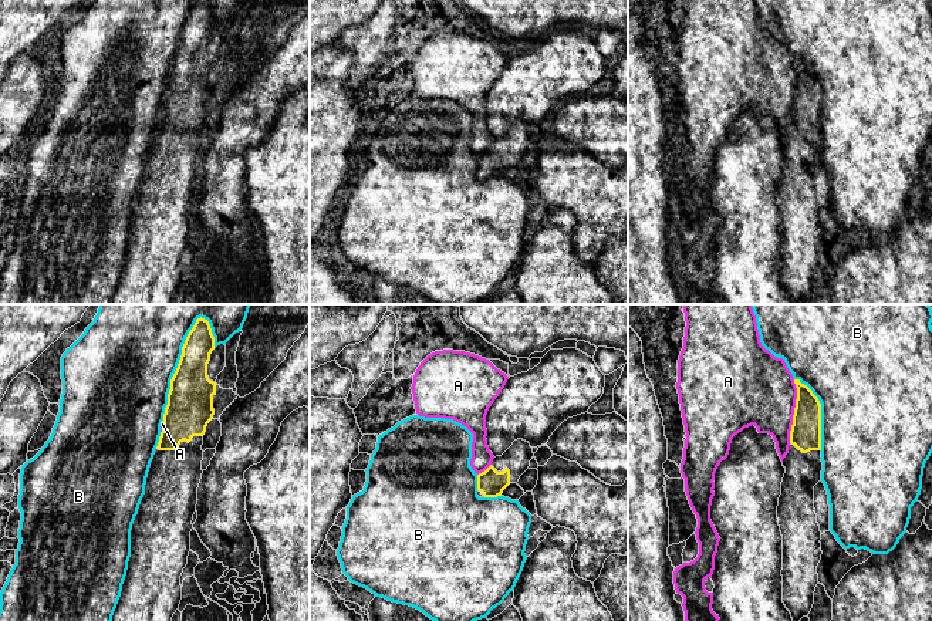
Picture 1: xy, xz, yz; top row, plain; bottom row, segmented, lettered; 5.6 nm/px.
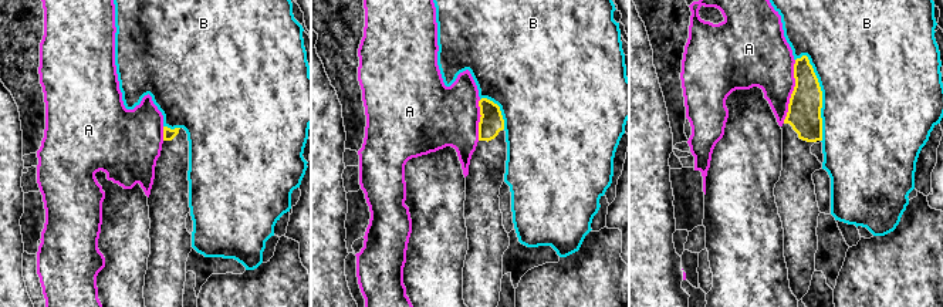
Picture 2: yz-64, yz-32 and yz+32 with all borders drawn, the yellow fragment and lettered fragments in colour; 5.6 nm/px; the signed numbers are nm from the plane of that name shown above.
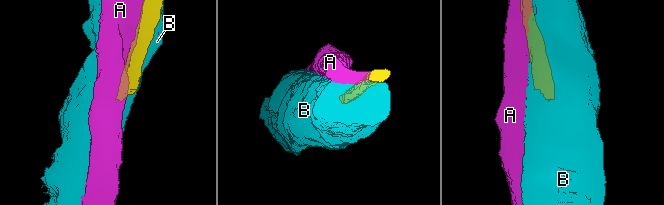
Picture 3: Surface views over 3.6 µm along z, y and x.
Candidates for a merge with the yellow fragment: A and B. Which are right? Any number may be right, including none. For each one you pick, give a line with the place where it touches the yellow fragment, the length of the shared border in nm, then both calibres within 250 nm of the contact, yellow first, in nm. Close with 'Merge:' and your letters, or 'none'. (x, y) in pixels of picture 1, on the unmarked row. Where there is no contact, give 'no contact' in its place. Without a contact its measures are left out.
Merge: none

